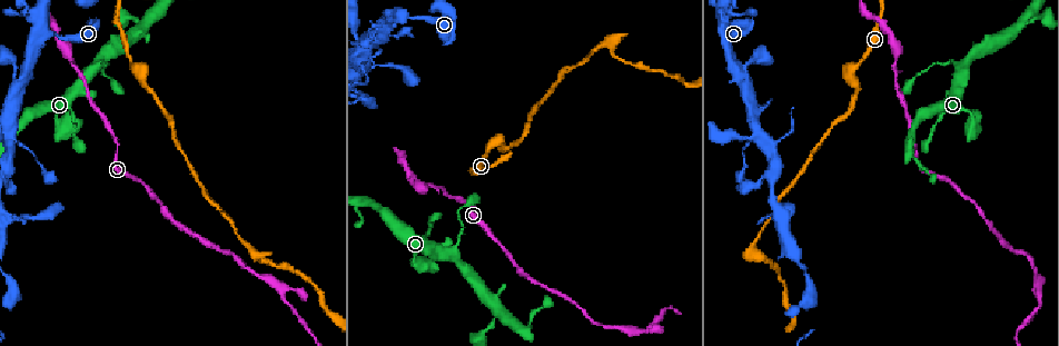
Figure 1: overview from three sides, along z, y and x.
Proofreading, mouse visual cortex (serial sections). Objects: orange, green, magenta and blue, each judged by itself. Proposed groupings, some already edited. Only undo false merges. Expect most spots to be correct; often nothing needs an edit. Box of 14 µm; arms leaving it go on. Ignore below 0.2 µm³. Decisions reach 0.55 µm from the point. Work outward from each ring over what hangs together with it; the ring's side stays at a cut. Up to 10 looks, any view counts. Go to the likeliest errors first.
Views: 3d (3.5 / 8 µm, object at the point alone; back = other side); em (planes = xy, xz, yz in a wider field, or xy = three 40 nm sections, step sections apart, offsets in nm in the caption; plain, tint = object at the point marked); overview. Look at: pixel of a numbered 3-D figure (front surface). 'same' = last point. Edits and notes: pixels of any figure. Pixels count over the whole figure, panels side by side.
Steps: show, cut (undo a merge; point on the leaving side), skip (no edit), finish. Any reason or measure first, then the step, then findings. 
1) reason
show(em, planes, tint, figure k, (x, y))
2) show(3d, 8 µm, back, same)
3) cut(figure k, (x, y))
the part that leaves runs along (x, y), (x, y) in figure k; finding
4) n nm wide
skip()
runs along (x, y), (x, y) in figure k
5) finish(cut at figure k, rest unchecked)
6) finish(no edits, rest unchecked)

thick turns thin
show(3d, 3.5 µm, figure 1, (246, 244))

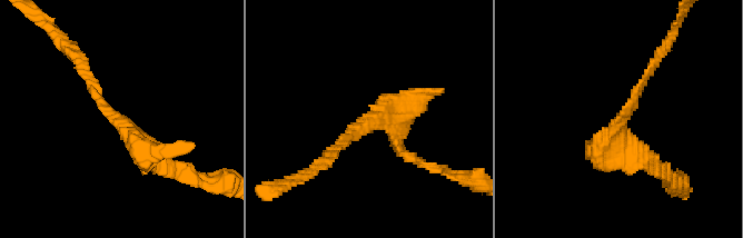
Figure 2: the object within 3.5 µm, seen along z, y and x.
show(em, planes, tint, figure 2, (116, 118))

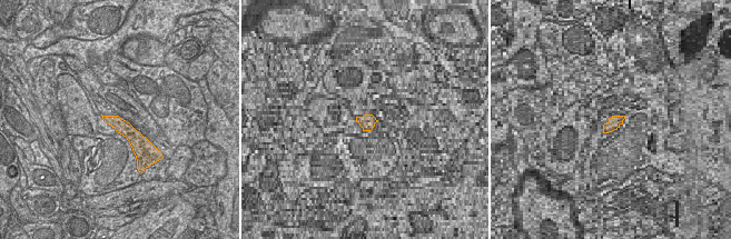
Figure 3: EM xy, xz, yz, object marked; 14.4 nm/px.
skip()
runs along (107, 118), (116, 121), (144, 143) in figure 3; all the same cell

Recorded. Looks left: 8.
calibre changes
show(3d, 3.5 µm, figure 1, (1041, 295))

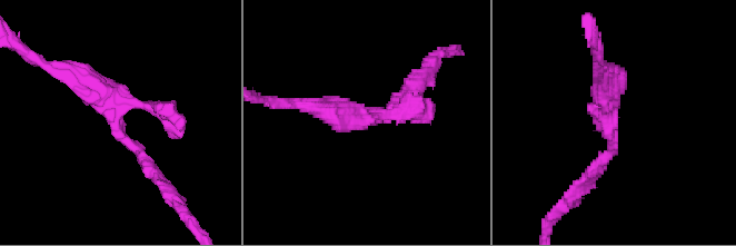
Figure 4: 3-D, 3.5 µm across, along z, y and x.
show(em, xy, step 2, tint, figure 4, (613, 117))

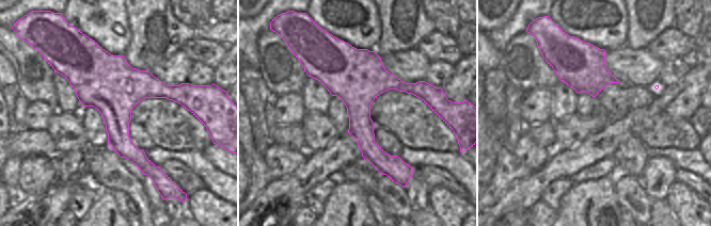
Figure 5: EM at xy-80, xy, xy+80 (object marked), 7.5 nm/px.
skip()
runs along (66, 72), (117, 107), (117, 131), (150, 171) in figure 4; all the same cell

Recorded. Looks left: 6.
abrupt turn
show(3d, 3.5 µm, figure 1, (414, 264))

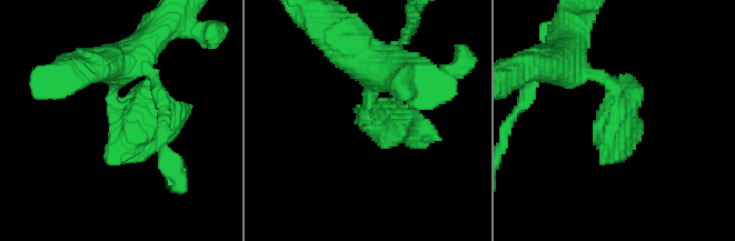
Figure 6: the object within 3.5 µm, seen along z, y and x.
now the EM
show(em, xy, step 3, tint, figure 6, (116, 107))

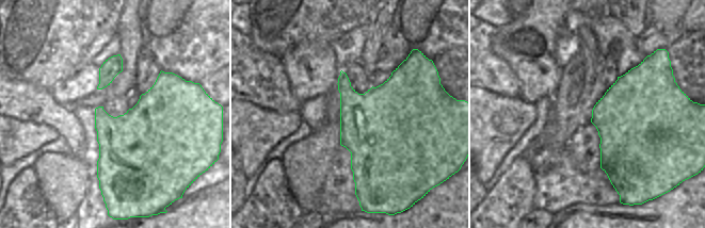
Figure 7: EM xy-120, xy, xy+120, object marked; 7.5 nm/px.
skip()
runs along (564, 58), (615, 88), (615, 126), (637, 126) in figure 6; one cell here

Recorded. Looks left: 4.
thin arm on a thick one
show(3d, 3.5 µm, figure 1, (743, 86))

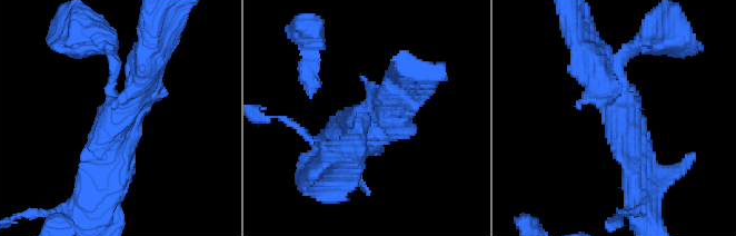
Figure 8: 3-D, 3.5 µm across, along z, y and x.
show(em, xy, step 2, tint, figure 8, (619, 110))

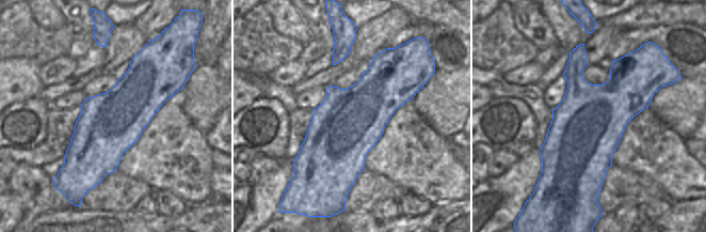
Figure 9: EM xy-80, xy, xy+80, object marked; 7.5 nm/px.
skip()
runs along (586, 55), (620, 112), (637, 182) in figure 8; continuous, no second cell

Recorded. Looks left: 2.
finish(no edits, rest unchecked)

